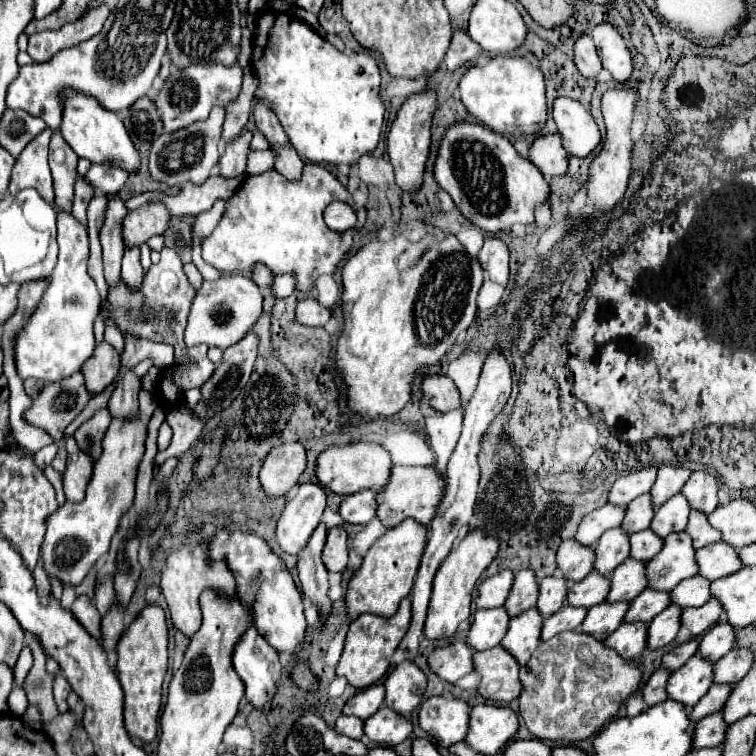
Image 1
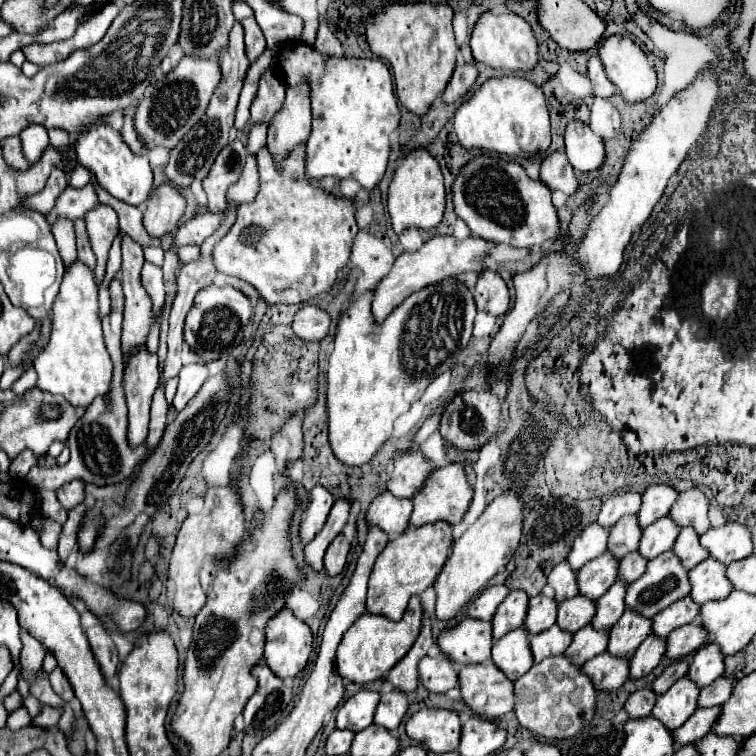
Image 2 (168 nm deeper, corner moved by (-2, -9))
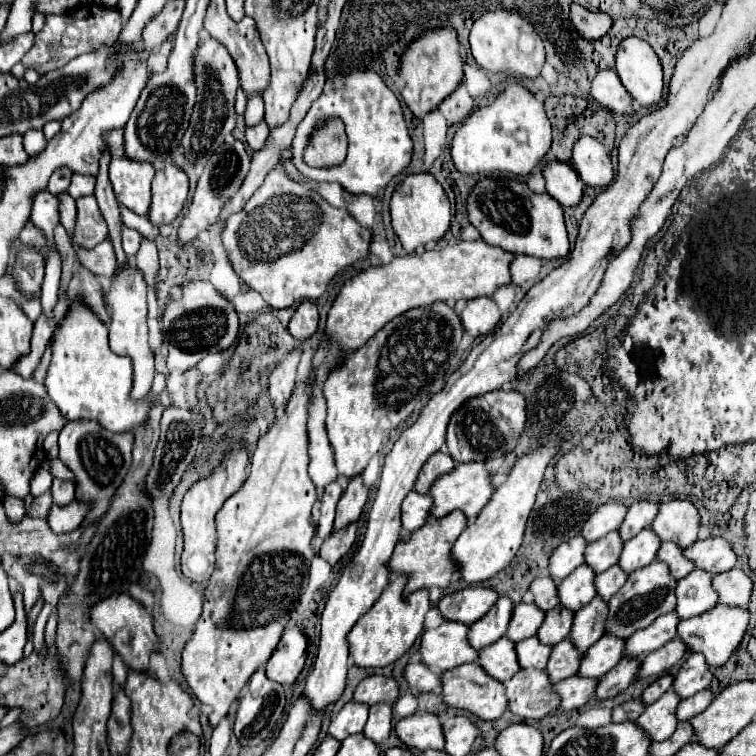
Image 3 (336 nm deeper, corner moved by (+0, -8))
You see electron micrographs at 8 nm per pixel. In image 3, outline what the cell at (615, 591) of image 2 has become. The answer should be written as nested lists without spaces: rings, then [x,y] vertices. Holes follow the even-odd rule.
[[[594,597],[586,607],[576,611],[574,615],[574,625],[570,631],[572,643],[580,651],[586,651],[604,635],[606,619],[608,619],[608,603],[602,597]]]

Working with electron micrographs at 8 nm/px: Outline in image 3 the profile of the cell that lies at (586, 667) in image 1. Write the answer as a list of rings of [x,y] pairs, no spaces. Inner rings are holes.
[[[520,669],[504,685],[508,695],[508,709],[522,719],[540,721],[560,709],[560,695],[550,683],[546,671]]]

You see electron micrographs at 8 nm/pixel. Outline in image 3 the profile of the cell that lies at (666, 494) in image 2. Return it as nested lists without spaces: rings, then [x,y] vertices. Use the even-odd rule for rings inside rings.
[[[646,499],[632,503],[630,509],[628,509],[626,519],[622,521],[622,525],[620,525],[620,529],[618,529],[618,531],[620,531],[620,537],[622,537],[624,541],[628,541],[630,537],[634,537],[636,533],[640,533],[642,529],[650,527],[650,523],[654,521],[658,509],[660,509],[658,503],[646,501]]]

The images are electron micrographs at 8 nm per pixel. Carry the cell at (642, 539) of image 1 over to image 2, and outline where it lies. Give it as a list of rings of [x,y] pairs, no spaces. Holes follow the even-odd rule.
[[[638,552],[624,556],[618,566],[618,580],[624,580],[624,584],[632,584],[636,578],[640,578],[640,574],[644,574],[646,562],[648,560],[644,560]]]

